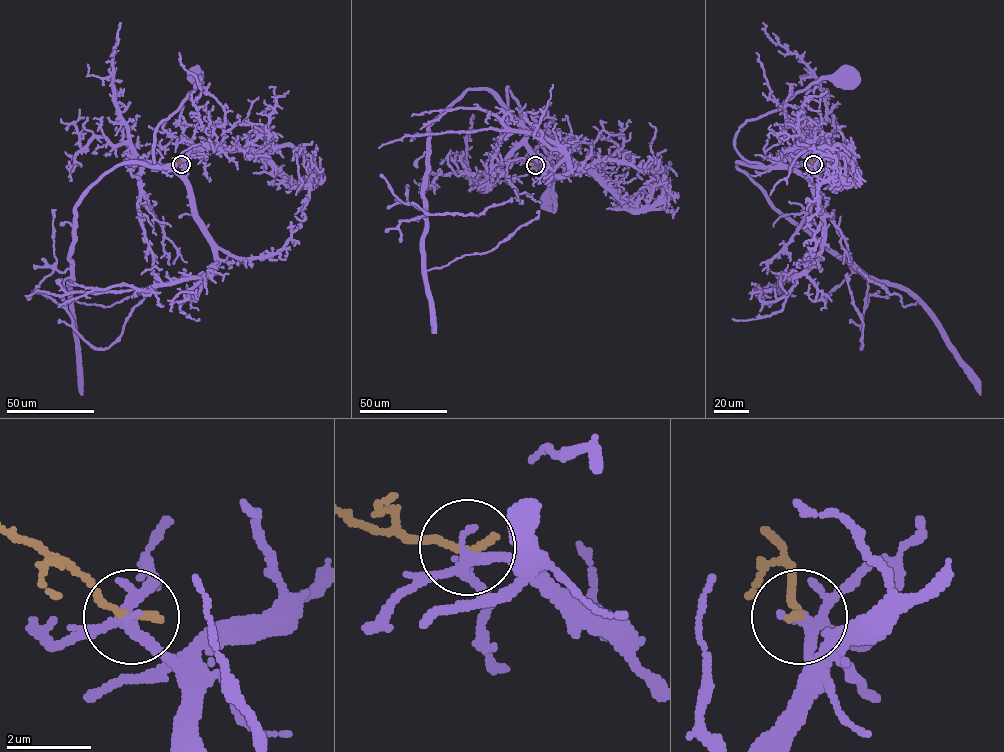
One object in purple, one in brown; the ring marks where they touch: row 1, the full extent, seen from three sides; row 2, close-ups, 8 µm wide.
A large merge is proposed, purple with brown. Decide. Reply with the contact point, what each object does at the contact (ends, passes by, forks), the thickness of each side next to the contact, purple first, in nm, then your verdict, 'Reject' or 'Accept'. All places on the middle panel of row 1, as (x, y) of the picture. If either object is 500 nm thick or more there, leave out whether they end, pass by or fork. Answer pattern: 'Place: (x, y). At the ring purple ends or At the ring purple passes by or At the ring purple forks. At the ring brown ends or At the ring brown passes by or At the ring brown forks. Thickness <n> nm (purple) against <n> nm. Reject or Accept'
Place: (535, 165). At the ring purple forks. At the ring brown ends. Thickness 240 nm (purple) against 200 nm. Reject

